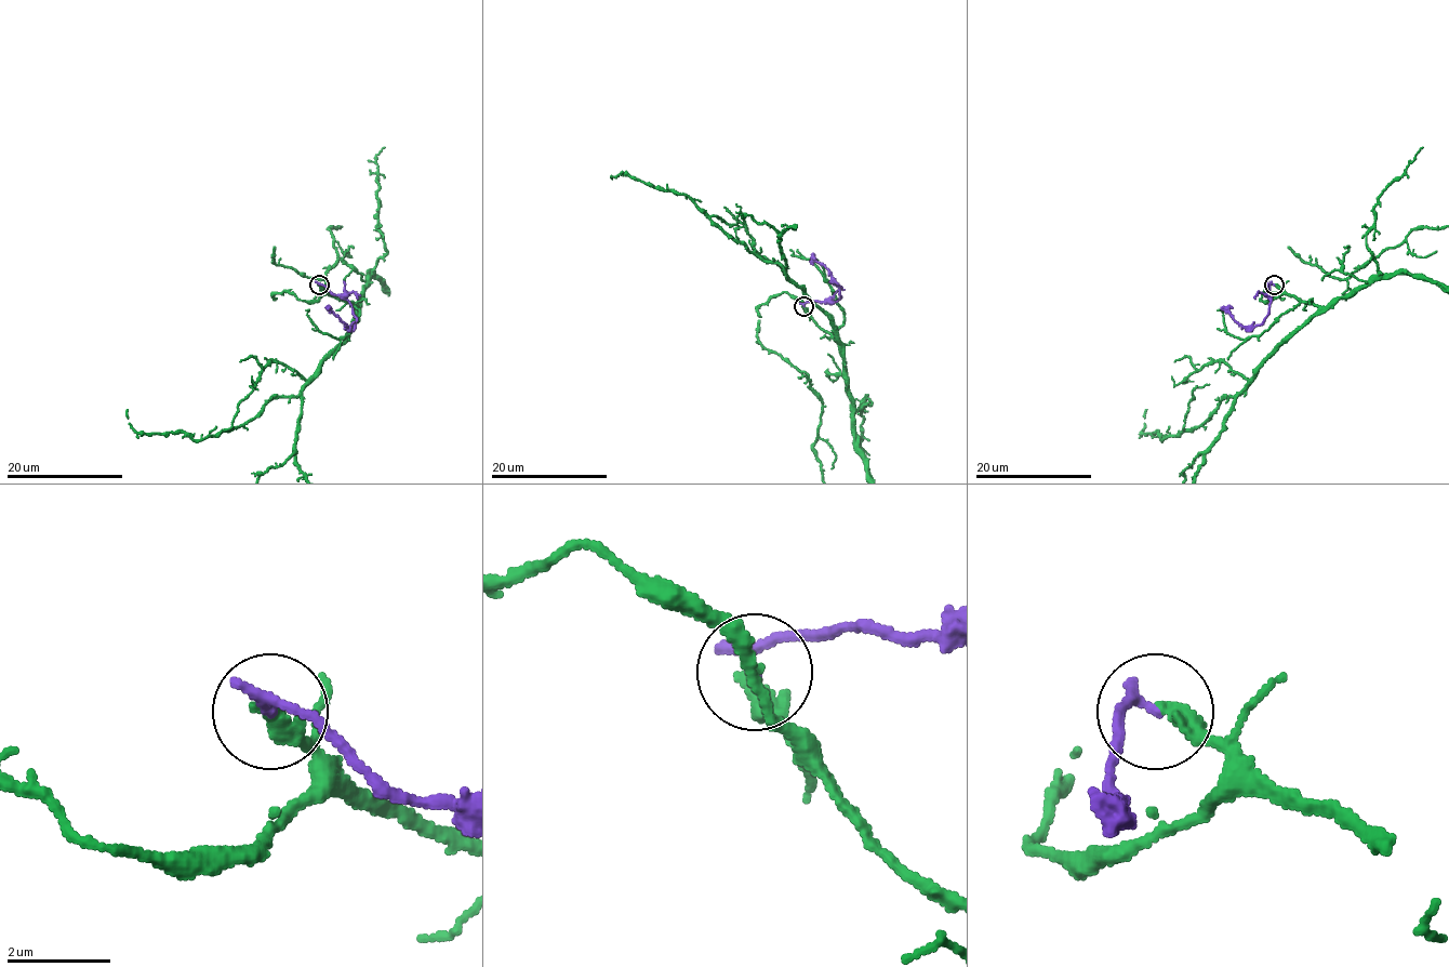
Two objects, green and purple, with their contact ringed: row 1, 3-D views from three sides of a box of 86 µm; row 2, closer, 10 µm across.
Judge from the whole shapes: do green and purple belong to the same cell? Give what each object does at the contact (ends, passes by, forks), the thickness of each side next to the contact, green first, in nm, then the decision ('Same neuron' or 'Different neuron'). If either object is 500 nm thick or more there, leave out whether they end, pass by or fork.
At the ring green ends. At the ring purple ends. Thickness 400 nm (green) against 240 nm. Different neuron

